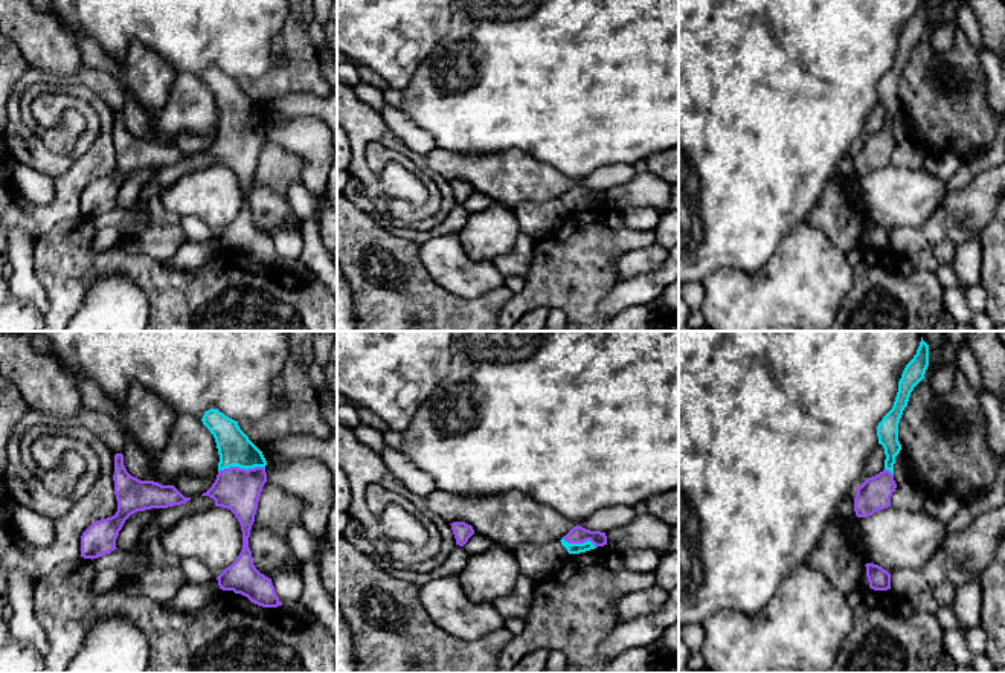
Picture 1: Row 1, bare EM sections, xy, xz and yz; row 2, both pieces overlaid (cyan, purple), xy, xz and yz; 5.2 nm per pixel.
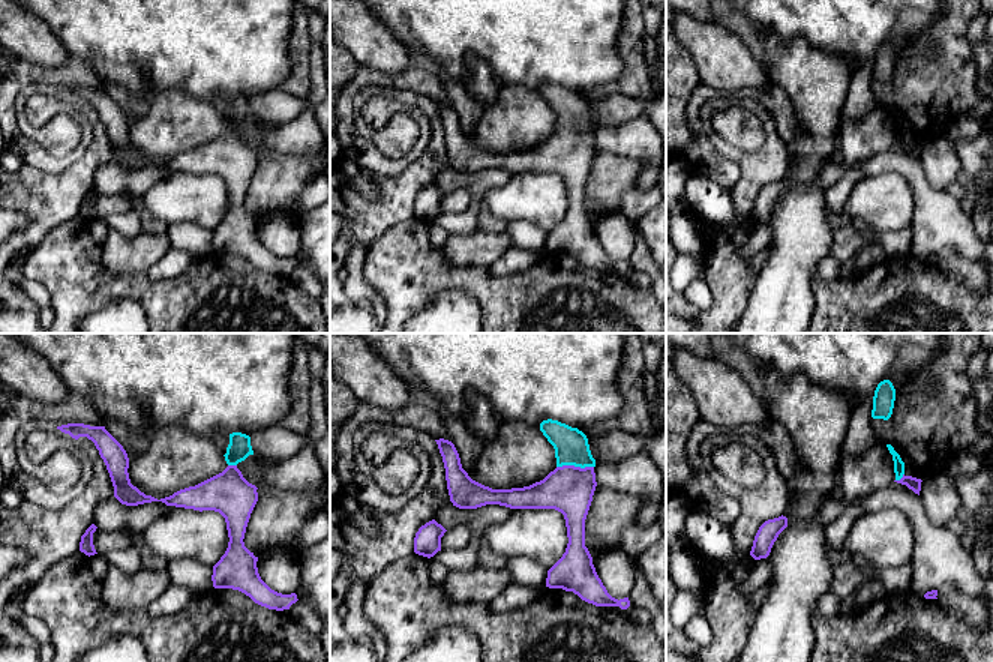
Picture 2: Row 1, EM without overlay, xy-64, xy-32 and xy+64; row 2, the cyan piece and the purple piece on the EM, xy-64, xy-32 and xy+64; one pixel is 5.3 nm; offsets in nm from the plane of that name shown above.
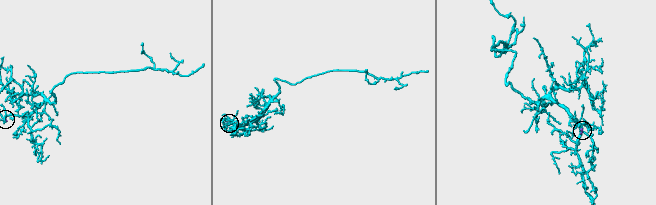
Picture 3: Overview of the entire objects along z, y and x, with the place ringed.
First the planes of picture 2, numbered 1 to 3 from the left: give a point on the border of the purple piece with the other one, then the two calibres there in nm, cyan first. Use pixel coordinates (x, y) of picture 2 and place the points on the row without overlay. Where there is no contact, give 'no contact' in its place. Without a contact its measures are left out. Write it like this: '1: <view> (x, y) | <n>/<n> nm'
1: xy-64 (233, 128) | 120/240 nm
2: xy-32 (575, 129) | 180/260 nm
3: xy+64 (900, 141) | 60/70 nm

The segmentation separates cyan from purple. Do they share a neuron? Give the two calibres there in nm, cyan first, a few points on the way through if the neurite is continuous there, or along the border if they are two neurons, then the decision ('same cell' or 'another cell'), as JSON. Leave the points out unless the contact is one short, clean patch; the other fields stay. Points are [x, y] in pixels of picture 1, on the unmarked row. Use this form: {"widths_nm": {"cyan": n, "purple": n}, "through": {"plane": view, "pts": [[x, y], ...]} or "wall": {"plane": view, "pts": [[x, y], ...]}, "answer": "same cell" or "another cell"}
{"widths_nm": {"cyan": 180, "purple": 220}, "through": {"plane": "xy", "pts": [[235, 107], [241, 125], [241, 136], [235, 147]]}, "answer": "same cell"}

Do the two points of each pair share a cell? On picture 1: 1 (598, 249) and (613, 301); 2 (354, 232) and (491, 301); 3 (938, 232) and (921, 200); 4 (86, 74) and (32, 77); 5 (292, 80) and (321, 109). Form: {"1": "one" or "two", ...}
{"1": "two", "2": "one", "3": "two", "4": "one", "5": "two"}

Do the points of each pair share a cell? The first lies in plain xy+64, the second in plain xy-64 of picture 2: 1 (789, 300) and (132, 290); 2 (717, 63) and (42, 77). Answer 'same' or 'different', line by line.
1: different
2: different

